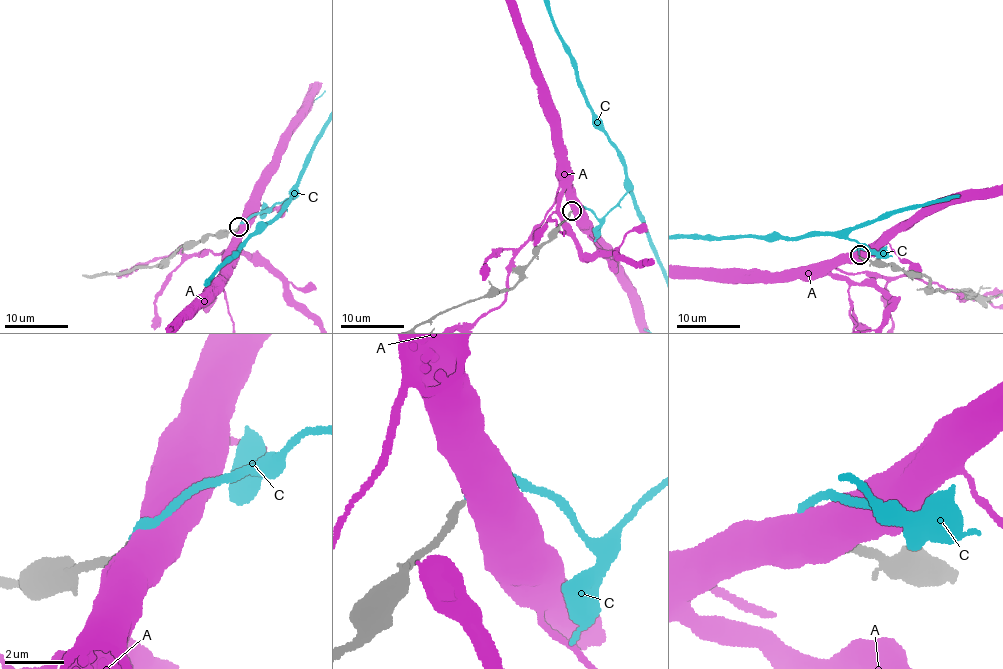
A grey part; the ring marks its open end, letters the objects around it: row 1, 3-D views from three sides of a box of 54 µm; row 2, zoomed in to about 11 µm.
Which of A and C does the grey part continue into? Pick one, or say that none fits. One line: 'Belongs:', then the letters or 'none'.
Belongs: C

